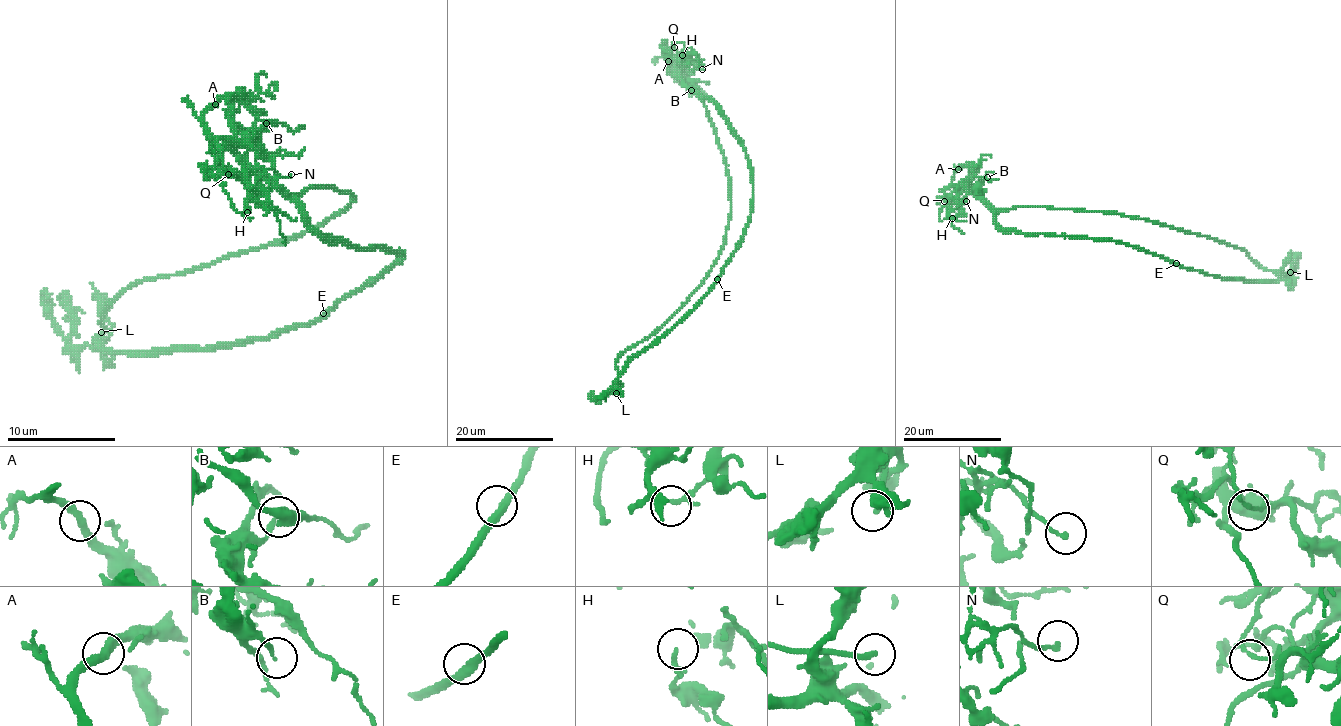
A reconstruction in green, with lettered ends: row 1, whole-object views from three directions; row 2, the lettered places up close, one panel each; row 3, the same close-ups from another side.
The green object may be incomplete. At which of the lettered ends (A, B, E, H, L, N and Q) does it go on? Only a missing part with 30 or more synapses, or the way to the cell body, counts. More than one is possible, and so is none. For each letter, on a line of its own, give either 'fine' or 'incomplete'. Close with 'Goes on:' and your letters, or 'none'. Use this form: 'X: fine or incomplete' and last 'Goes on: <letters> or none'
A: fine
B: fine
E: fine
H: fine
L: incomplete
N: fine
Q: fine
Goes on: L

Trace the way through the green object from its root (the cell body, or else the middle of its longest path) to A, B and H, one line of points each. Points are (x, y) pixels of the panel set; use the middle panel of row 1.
A: (726, 231), (730, 196), (724, 153), (704, 103), (683, 82), (677, 74), (679, 70), (676, 75), (668, 61)
B: (726, 231), (730, 196), (724, 153), (704, 103), (683, 82), (679, 72), (691, 90)
H: (726, 231), (729, 177), (715, 129), (704, 103), (669, 70), (669, 60), (675, 58), (681, 64), (682, 55)

